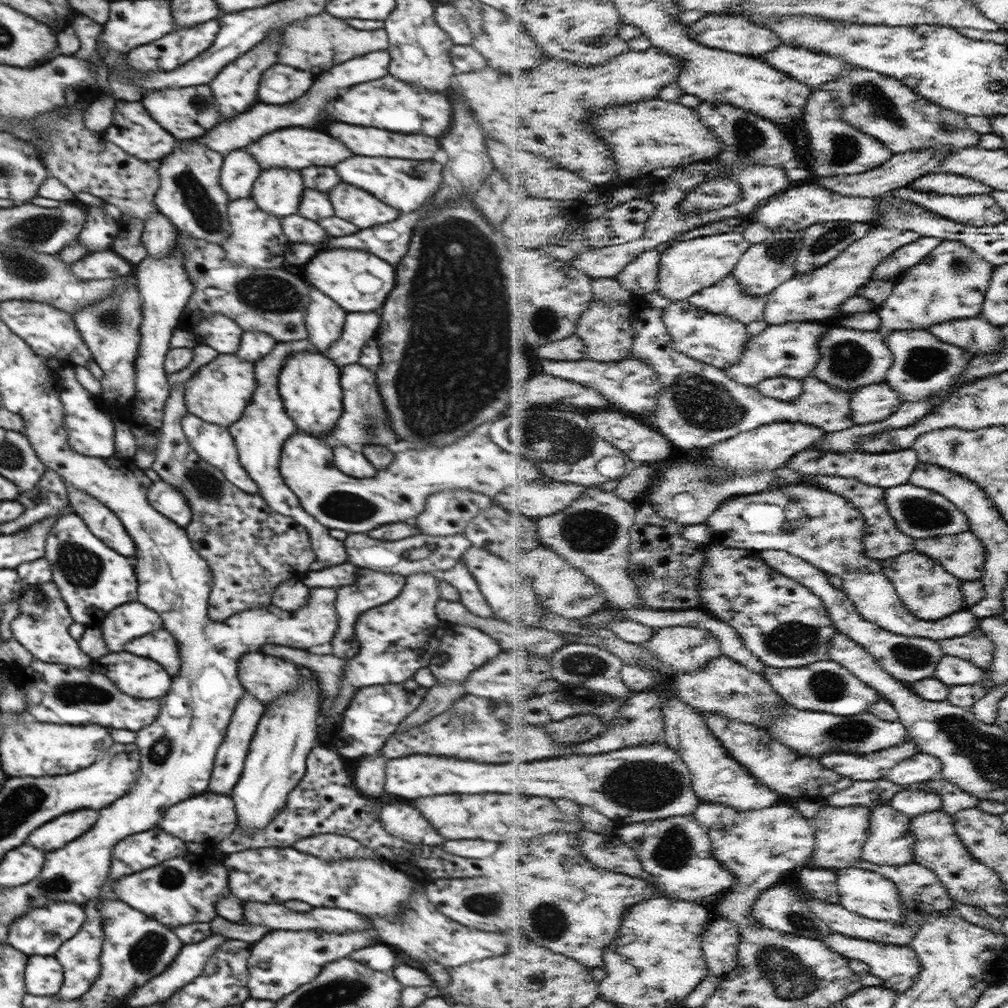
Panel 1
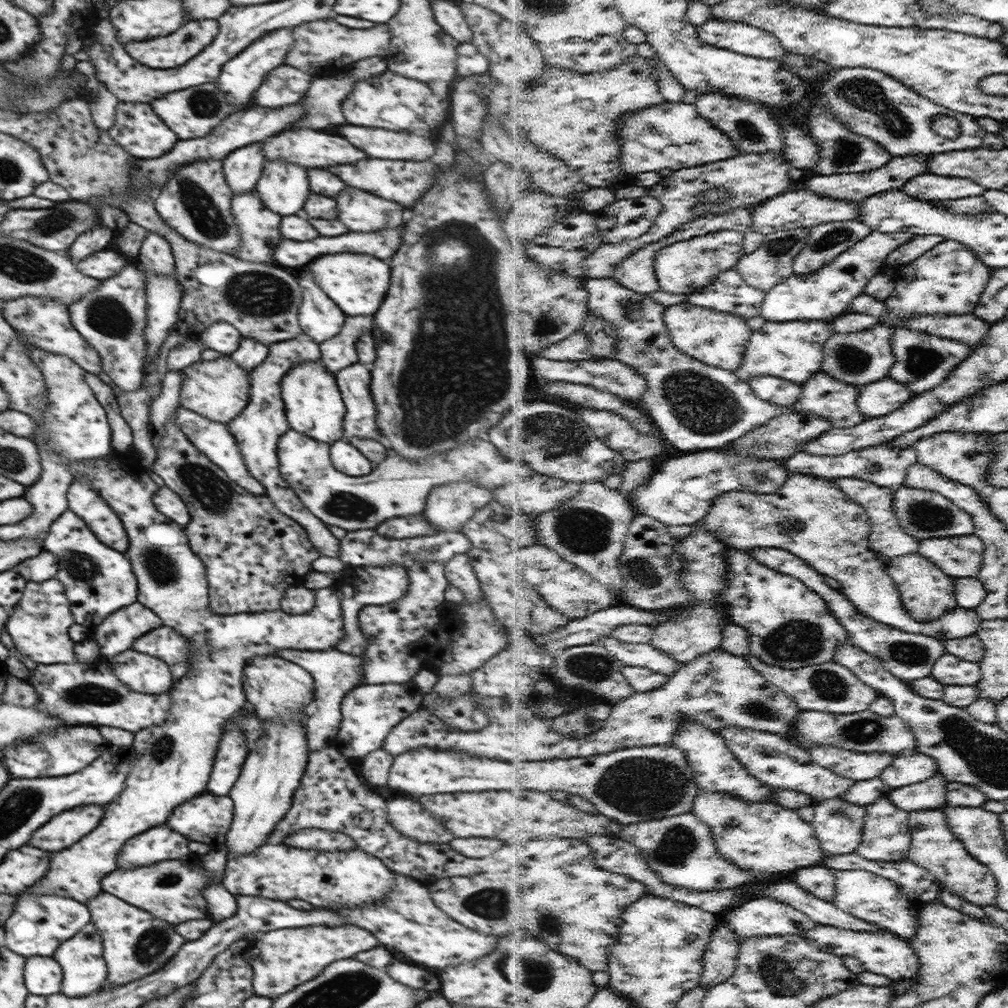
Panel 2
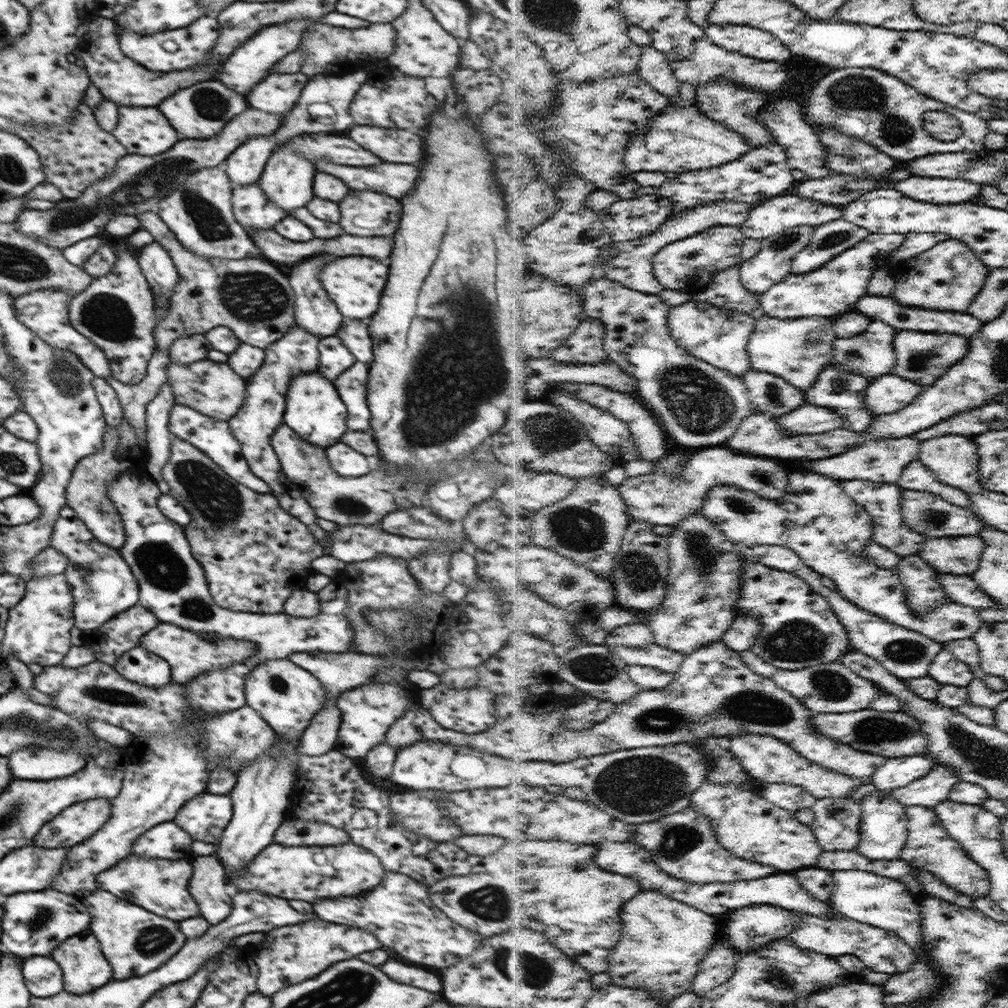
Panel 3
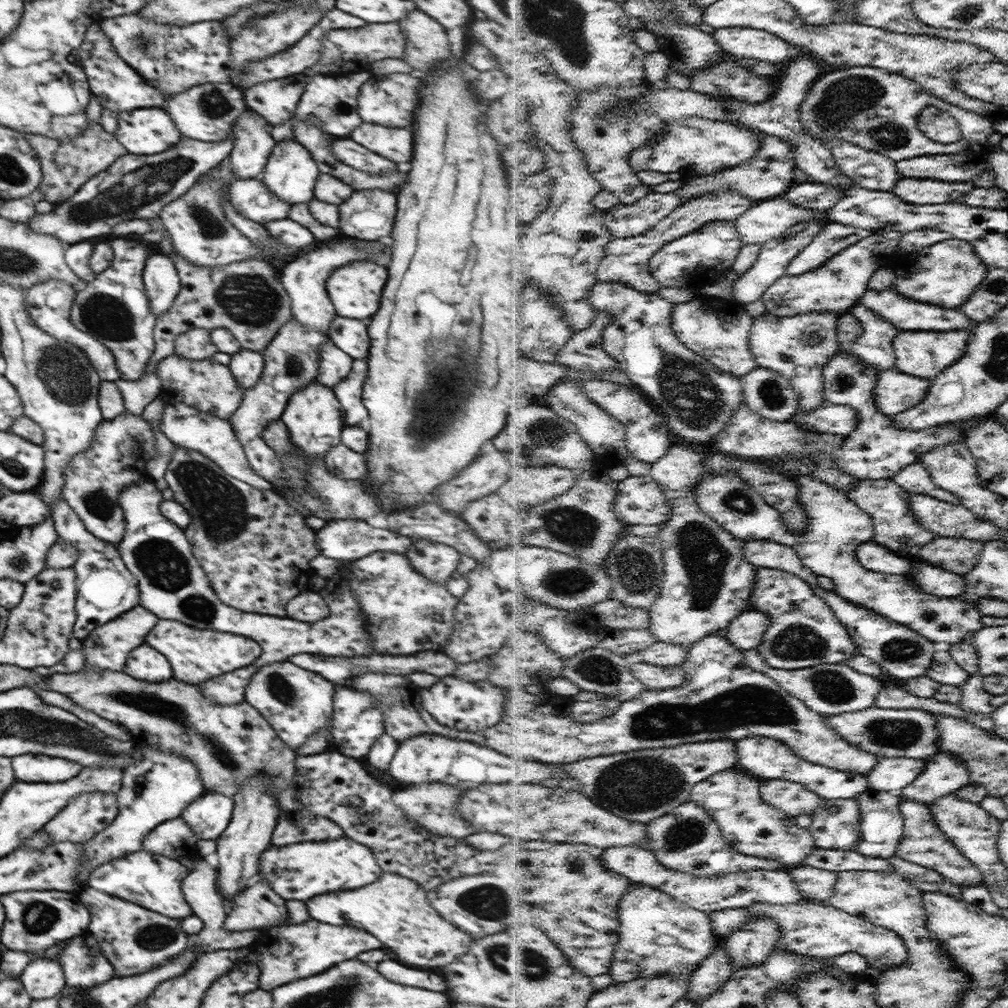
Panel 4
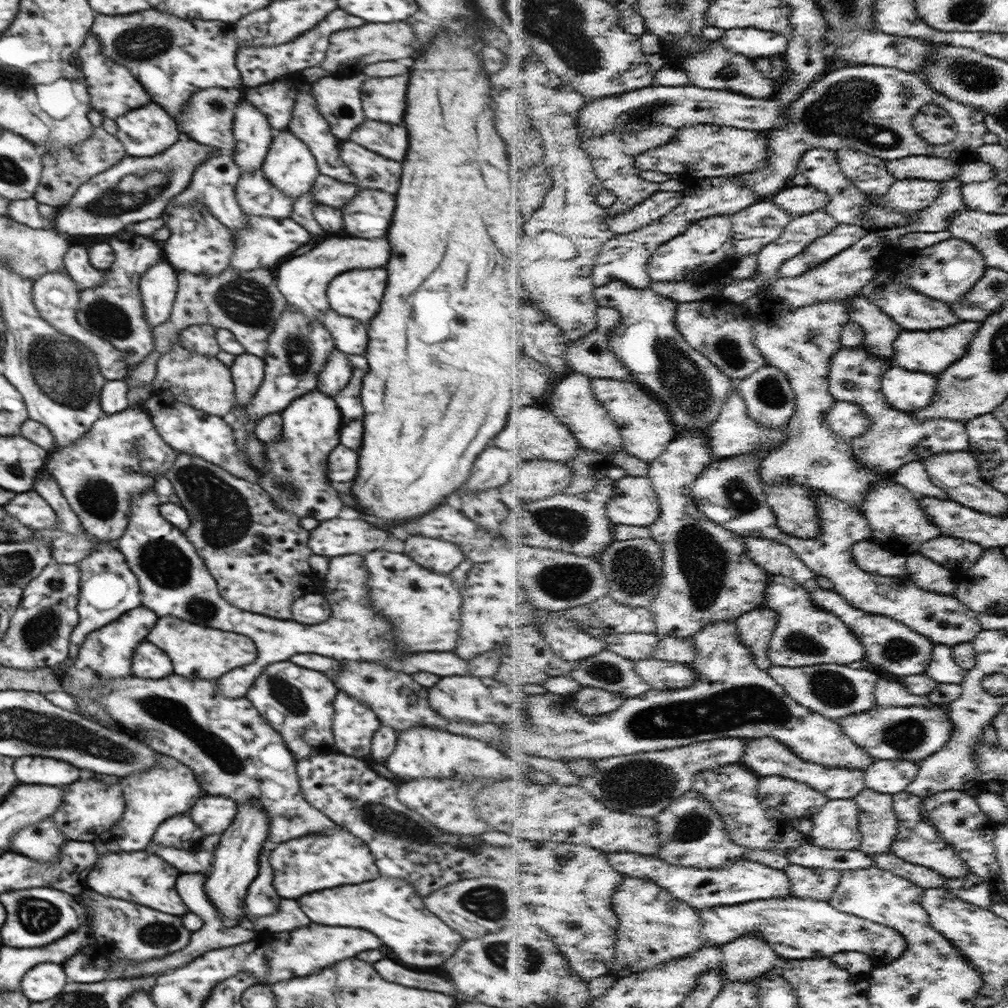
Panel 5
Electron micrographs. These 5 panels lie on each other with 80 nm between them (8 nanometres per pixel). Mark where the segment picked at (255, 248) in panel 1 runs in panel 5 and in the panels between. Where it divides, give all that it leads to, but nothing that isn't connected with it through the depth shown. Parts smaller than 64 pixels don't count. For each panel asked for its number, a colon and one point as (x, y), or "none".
2: (259, 228)
3: (251, 208)
4: (251, 198)
5: (255, 194)

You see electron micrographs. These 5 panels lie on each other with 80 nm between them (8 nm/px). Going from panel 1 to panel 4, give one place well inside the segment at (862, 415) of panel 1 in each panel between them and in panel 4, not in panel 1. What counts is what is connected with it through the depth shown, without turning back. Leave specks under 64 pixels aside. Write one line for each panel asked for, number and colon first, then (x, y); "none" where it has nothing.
2: (878, 399)
3: (888, 394)
4: (898, 391)

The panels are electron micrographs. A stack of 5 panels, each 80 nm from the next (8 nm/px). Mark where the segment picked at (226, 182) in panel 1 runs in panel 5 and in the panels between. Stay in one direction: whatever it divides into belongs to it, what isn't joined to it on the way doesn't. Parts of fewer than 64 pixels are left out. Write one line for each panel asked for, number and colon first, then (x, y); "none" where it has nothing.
2: (243, 168)
3: (245, 165)
4: (253, 143)
5: (253, 136)

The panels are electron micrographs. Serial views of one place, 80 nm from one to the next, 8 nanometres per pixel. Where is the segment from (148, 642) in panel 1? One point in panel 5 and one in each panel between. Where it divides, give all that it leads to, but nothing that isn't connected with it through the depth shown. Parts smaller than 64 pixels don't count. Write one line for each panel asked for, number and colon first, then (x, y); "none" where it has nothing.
2: (165, 643)
3: (189, 654)
4: (195, 655)
5: (196, 651)

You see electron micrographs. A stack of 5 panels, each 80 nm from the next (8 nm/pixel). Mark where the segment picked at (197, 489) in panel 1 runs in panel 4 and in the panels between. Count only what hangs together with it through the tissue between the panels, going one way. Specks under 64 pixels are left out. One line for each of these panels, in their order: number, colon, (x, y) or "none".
2: (253, 552)
3: (254, 553)
4: (256, 549)

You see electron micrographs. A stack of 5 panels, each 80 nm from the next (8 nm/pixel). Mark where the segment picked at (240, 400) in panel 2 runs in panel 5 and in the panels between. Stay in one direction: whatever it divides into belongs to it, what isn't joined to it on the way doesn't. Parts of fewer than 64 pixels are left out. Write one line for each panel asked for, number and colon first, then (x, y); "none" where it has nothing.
3: (215, 389)
4: (209, 386)
5: (203, 382)

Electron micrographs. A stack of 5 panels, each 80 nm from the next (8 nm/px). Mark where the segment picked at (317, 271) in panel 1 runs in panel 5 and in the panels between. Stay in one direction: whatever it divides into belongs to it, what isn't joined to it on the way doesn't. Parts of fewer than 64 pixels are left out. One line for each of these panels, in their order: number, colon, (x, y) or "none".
2: (357, 283)
3: (355, 284)
4: (355, 289)
5: (356, 294)

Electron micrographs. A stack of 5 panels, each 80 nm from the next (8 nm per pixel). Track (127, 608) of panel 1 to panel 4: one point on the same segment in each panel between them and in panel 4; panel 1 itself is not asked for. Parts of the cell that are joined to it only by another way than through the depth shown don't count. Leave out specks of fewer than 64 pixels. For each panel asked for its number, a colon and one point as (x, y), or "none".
2: (115, 634)
3: (122, 632)
4: (107, 647)

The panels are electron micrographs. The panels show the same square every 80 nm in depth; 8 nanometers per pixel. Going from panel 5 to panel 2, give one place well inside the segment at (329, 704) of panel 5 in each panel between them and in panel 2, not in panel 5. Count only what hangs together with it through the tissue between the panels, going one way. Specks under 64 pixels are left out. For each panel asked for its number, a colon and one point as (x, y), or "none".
2: (279, 689)
3: (286, 696)
4: (297, 703)

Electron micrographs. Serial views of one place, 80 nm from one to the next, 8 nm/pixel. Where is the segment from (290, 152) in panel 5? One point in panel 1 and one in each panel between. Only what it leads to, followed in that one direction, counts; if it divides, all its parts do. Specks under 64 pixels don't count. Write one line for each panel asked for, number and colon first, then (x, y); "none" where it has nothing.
1: (277, 191)
2: (283, 187)
3: (287, 181)
4: (290, 173)

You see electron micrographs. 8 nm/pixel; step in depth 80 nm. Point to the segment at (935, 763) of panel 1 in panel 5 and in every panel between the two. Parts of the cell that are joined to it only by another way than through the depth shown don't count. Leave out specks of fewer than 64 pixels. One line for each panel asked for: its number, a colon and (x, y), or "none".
2: (913, 768)
3: (897, 773)
4: (892, 774)
5: (895, 776)

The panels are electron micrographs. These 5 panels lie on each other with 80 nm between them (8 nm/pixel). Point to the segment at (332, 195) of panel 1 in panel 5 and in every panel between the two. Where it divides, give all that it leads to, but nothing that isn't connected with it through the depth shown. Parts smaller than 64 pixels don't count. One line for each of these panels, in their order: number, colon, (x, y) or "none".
2: (361, 212)
3: (367, 214)
4: (370, 214)
5: (369, 215)

